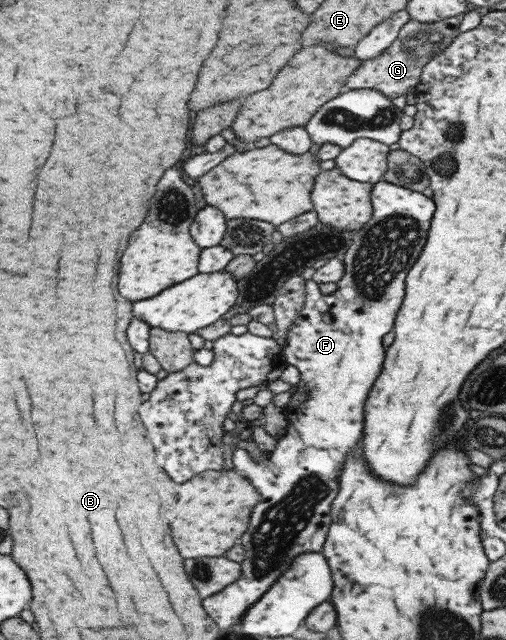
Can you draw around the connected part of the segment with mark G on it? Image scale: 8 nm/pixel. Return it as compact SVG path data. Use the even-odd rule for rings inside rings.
M452 16L438 20L438 22L424 23L410 19L400 30L392 44L376 58L361 62L360 68L353 72L353 75L344 86L344 92L359 89L369 89L380 92L392 100L394 97L403 95L411 90L420 80L421 70L436 53L440 53L452 39L458 35L458 26L462 18Z

